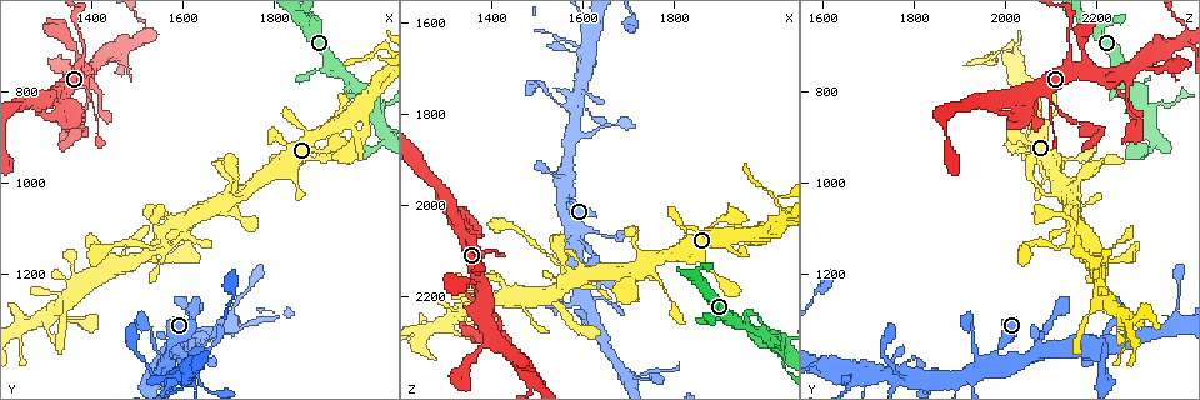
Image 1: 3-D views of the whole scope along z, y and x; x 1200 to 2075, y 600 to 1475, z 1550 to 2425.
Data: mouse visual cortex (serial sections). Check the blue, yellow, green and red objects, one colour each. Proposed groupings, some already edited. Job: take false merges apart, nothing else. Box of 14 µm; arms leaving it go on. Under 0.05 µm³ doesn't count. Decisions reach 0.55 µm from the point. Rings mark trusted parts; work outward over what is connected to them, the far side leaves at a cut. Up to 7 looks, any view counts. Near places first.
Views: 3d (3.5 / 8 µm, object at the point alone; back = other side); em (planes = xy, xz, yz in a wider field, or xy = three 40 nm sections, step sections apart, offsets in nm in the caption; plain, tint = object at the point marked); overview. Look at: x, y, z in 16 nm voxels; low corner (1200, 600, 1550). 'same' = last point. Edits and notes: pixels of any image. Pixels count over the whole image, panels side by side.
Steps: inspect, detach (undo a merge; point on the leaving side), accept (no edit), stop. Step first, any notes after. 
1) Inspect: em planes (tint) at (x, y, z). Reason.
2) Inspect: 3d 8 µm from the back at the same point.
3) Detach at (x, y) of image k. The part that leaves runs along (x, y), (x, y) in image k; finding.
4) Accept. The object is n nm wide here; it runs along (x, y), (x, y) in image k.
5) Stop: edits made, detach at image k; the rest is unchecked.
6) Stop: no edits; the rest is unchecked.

Inspect: 3d 3.5 µm at (2000, 815, 2285). Two arms at a narrow angle.

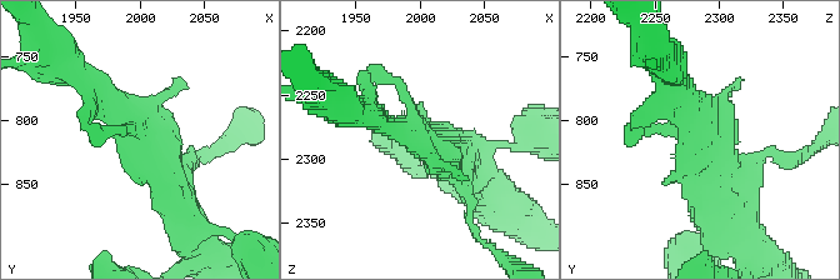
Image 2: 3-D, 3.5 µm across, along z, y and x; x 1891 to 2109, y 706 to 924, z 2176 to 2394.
Inspect: em xy step 2 (tint) at (2002, 812, 2288).

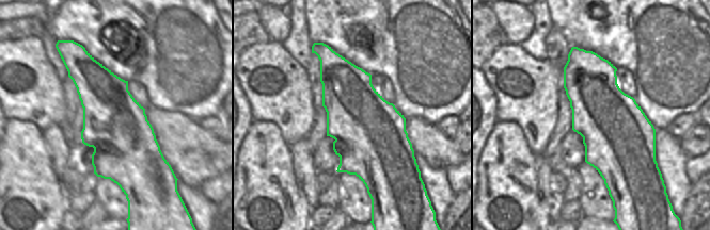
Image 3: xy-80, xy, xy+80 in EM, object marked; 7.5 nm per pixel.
Accept. One cell here.

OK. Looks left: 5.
Inspect: 3d 3.5 µm at (1385, 765, 2250). Four arms meet.

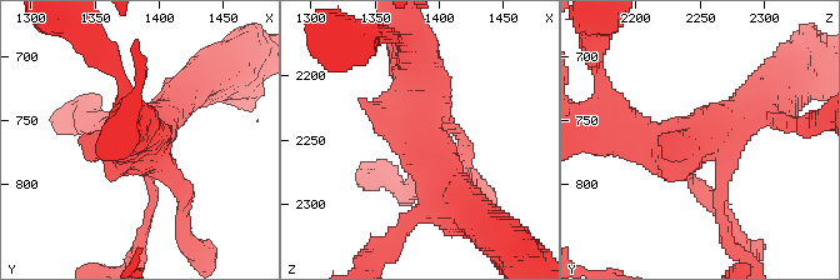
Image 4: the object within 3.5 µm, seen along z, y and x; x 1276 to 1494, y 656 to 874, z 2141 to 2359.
Inspect: em xy step 1 (tint) at (1384, 764, 2248).

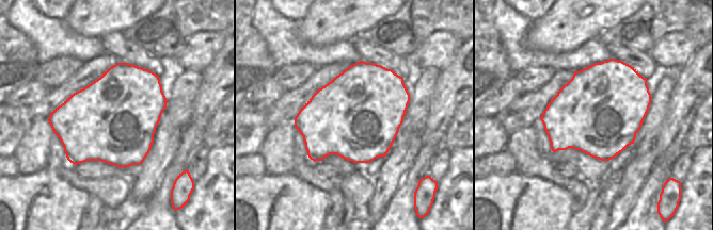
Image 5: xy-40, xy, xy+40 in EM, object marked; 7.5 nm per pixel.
Accept. It runs along (408, 39), (419, 138), (445, 183) in image 4; continuous, no second cell.

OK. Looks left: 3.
Inspect: 3d 3.5 µm from the back at (2015, 715, 1990). Sharp bend.

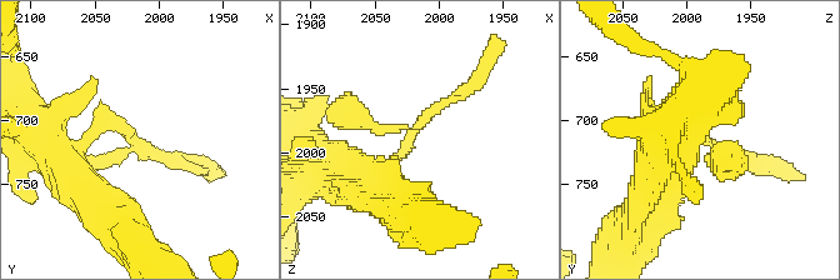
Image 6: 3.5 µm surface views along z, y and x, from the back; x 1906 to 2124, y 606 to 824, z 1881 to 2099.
Accept. It runs along (666, 144), (675, 121), (733, 163) in image 6; all the same cell.

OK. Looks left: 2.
Stop: no edits; the rest is unchecked.

